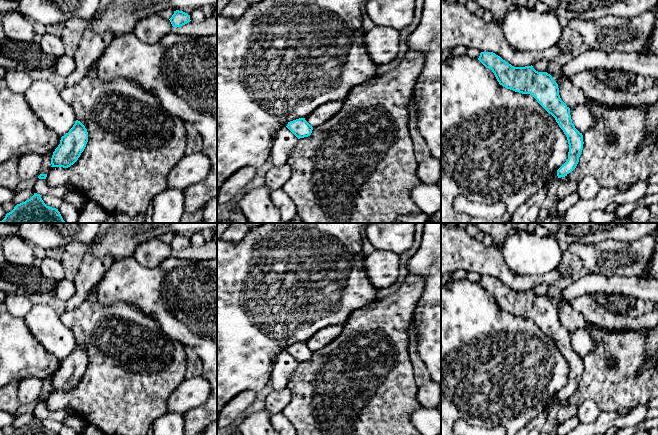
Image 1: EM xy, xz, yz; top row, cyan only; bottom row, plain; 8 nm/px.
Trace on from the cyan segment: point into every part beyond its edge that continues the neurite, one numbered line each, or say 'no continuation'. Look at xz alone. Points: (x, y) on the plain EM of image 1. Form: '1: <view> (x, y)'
no continuation

